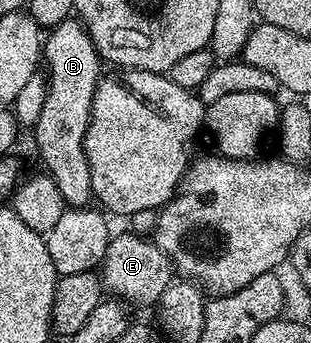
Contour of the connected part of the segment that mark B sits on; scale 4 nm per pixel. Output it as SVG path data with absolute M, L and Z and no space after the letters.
M76 17L64 19L44 36L43 59L45 63L49 62L47 101L43 101L43 113L39 113L39 121L32 128L31 135L37 142L37 155L45 166L42 168L59 185L59 193L63 193L66 205L87 207L94 193L85 152L85 134L89 128L97 82L103 74L103 60L87 29Z

